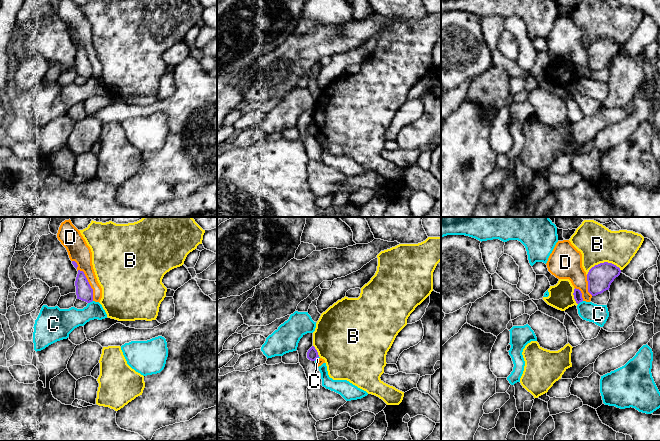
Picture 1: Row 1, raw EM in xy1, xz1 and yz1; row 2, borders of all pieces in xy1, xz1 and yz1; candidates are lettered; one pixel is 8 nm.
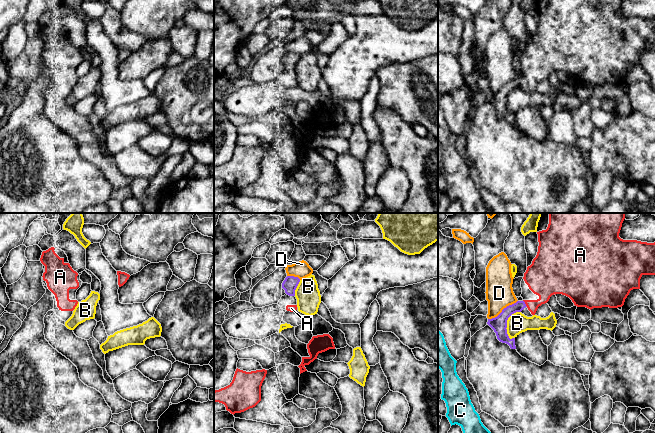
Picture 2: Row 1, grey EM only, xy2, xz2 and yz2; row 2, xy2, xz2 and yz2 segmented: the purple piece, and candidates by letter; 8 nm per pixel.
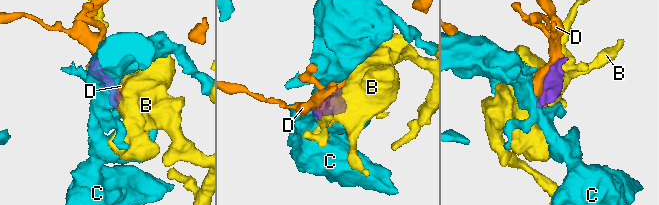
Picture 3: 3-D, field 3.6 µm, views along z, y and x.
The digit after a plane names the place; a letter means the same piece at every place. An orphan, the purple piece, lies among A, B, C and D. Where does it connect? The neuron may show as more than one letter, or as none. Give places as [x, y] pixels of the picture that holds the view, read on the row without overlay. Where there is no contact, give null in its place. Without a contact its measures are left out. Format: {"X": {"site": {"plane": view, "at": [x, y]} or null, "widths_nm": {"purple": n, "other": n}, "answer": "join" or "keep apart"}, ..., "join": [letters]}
{"A": {"site": {"plane": "yz2", "at": [524, 79]}, "widths_nm": {"purple": 110, "other": 280}, "answer": "join"}, "B": {"site": {"plane": "yz2", "at": [506, 99]}, "widths_nm": {"purple": 130, "other": 160}, "answer": "keep apart"}, "C": {"site": {"plane": "xy1", "at": [90, 77]}, "widths_nm": {"purple": 140, "other": 190}, "answer": "keep apart"}, "D": {"site": {"plane": "xy1", "at": [86, 55]}, "widths_nm": {"purple": 140, "other": 170}, "answer": "keep apart"}, "join": ["A"]}

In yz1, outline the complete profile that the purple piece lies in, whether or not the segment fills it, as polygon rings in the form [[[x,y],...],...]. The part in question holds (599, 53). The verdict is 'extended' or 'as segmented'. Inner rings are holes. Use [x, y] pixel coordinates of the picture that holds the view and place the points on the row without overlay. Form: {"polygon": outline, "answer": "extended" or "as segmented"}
{"polygon": [[[604,38],[592,43],[587,50],[588,68],[592,72],[608,66],[609,93],[602,103],[608,108],[624,108],[633,101],[640,84],[645,80],[638,56],[623,50],[619,43]]], "answer": "extended"}

